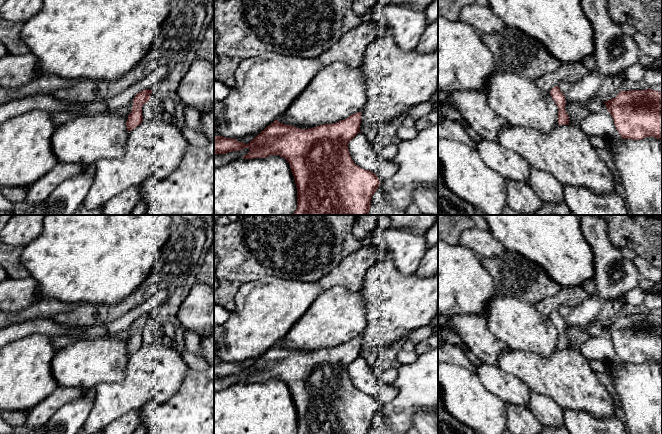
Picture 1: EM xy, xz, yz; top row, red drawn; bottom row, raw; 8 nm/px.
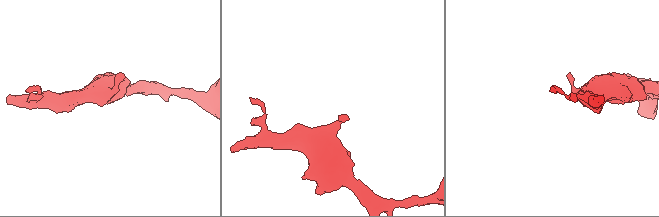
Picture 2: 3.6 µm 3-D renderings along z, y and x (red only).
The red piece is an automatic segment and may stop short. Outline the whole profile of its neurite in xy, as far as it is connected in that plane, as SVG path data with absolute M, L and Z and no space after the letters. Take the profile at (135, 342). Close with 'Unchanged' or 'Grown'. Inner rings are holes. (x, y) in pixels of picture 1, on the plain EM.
M145 313L135 319L133 323L133 332L128 339L128 343L126 346L126 351L128 355L135 353L143 346L142 330L145 327L149 326L152 316L152 314Z. Unchanged

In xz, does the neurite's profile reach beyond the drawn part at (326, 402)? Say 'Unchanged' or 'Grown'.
Unchanged

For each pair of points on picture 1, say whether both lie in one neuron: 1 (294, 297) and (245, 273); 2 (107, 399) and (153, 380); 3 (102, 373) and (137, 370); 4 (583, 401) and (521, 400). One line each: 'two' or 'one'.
1: two
2: one
3: two
4: two

